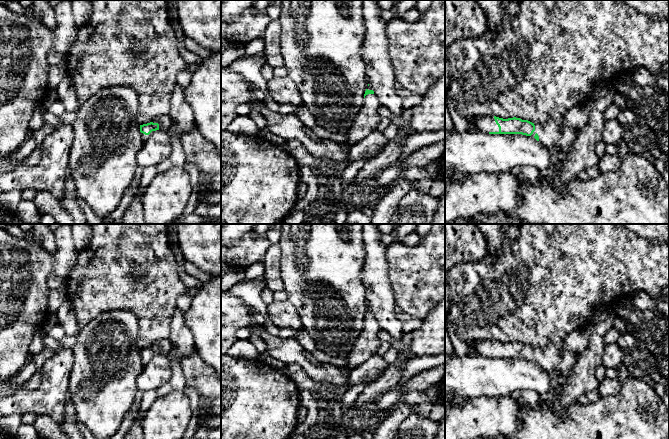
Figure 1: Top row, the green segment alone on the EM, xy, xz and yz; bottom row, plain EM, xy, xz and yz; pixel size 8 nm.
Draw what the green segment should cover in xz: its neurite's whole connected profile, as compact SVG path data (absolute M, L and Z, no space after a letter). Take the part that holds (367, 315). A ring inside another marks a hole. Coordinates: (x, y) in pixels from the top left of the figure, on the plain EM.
M367 310L364 318L364 327L347 357L348 368L353 369L376 354L381 344L381 340L378 337L380 331L381 328L374 318L372 311Z

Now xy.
M163 339L154 343L152 346L140 349L140 356L143 365L147 365L151 358L159 353L167 355L171 349L171 342L169 339Z

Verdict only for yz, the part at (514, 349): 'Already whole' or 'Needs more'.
Needs more

